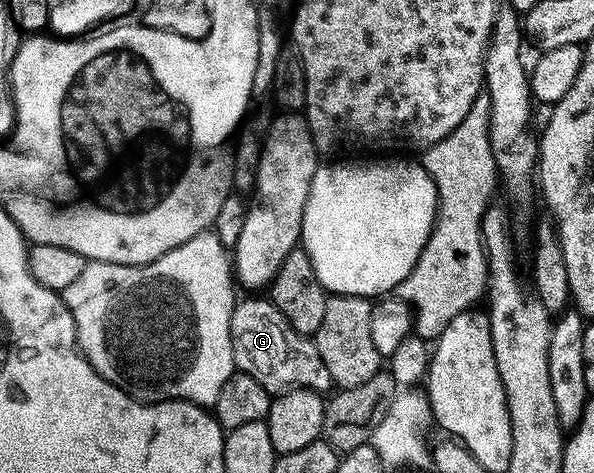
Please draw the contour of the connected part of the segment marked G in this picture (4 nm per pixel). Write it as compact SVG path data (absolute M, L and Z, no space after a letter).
M238 299L234 303L231 314L231 350L234 369L251 374L251 378L255 378L255 382L259 382L259 386L266 388L270 394L280 394L291 388L310 388L313 392L325 394L334 387L330 371L327 366L323 366L323 358L319 358L316 339L294 330L291 322L287 322L287 318L283 318L280 310L273 305L272 299Z

